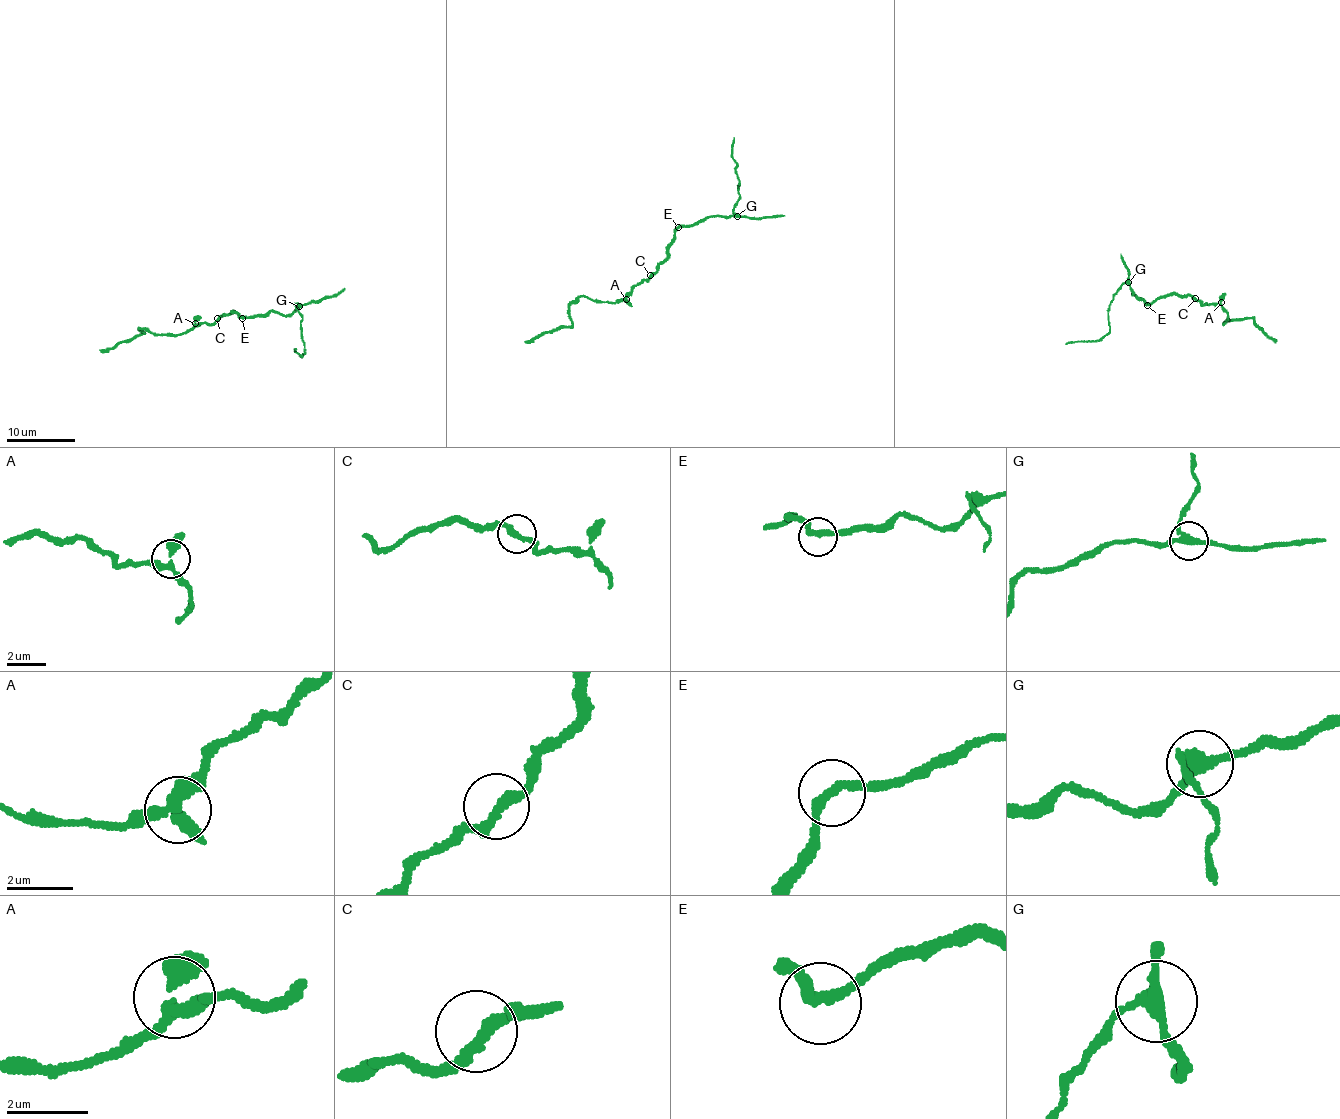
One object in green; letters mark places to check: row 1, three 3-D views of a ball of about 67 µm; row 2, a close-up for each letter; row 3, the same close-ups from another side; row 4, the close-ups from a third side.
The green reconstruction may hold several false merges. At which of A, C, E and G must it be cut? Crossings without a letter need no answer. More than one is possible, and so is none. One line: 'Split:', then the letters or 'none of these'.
Split: G

